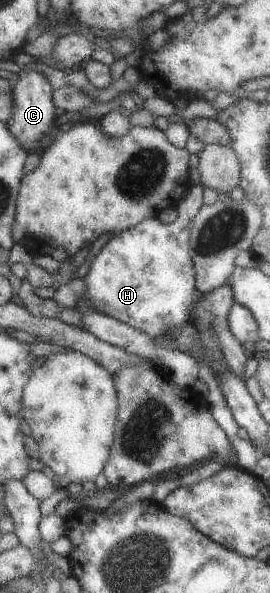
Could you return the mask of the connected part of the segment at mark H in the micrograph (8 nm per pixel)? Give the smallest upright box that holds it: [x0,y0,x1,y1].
[82,184,203,339]

